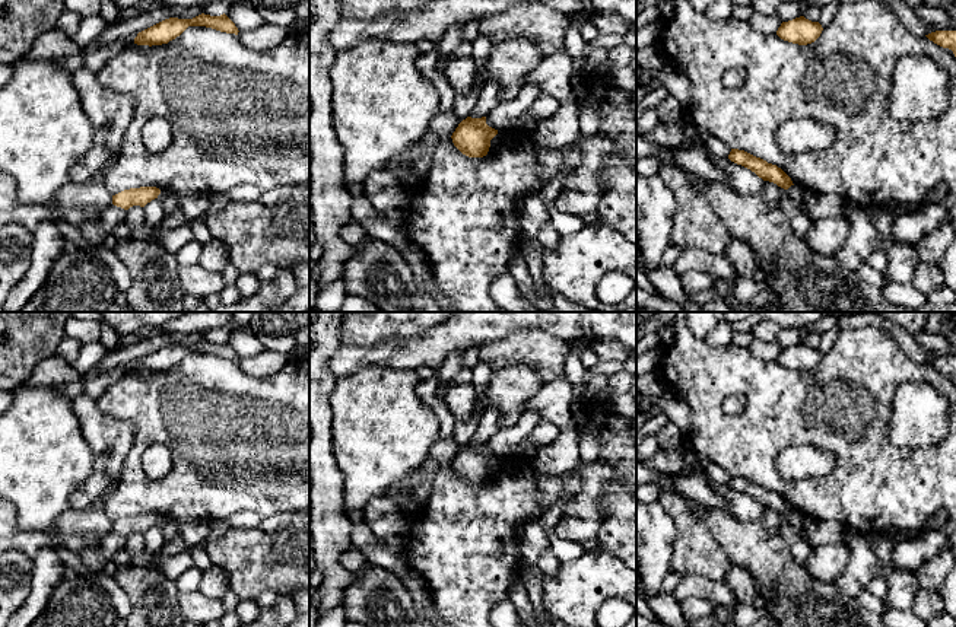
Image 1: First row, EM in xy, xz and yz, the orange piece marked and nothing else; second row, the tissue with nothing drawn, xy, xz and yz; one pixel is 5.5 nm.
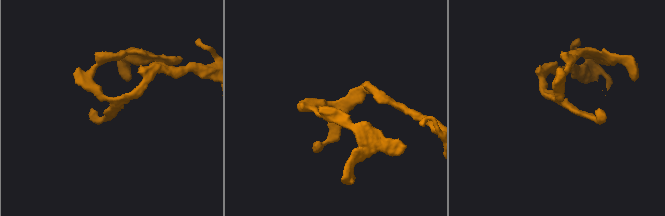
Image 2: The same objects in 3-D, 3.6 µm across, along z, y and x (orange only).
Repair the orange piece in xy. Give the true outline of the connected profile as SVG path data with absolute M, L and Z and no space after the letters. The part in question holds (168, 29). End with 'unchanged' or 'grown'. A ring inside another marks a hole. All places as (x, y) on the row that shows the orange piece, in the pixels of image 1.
M223 13L220 16L198 15L193 19L165 19L142 32L134 38L137 45L162 45L180 36L188 26L206 26L226 34L238 35L235 23Z; unchanged

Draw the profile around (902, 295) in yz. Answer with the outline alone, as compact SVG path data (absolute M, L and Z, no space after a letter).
M883 273L883 276L884 283L880 292L890 303L903 308L920 308L927 302L925 295L921 293L912 283L902 284L892 280L886 273Z

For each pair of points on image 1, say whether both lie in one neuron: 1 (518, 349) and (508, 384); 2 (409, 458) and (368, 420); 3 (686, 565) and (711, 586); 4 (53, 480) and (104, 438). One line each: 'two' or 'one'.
1: two
2: one
3: two
4: two

